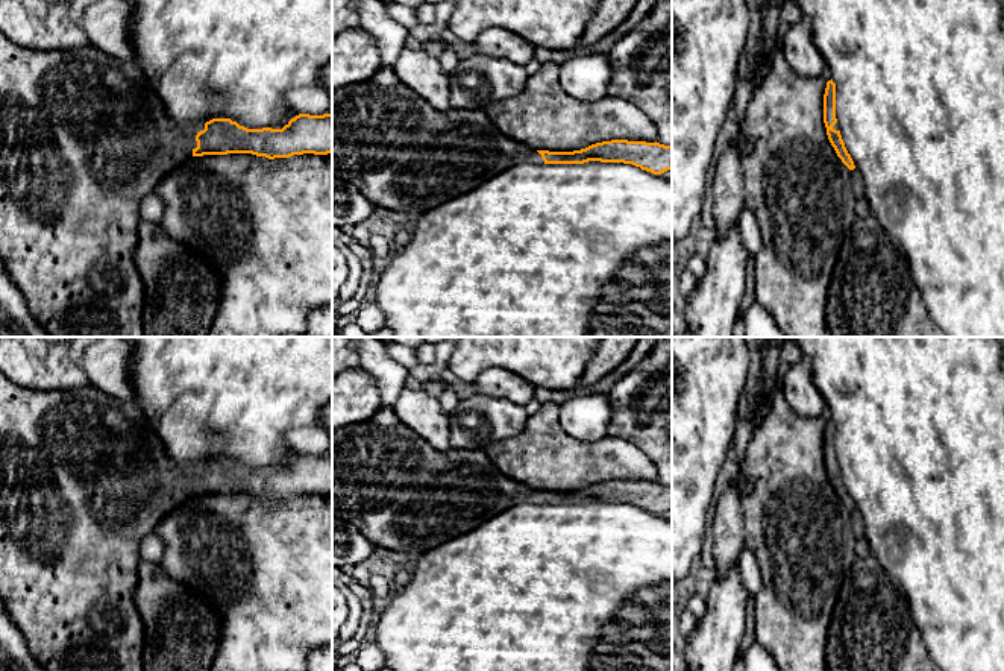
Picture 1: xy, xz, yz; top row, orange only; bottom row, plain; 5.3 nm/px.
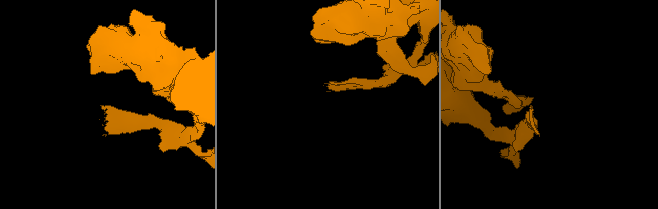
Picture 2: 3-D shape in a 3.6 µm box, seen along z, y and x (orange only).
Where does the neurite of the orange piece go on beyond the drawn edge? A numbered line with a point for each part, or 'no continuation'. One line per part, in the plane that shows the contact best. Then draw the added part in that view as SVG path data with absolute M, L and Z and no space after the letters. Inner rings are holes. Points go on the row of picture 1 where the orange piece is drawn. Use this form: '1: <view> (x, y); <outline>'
1: xy (84, 138); M0 32L0 261L50 337L144 337L144 282L133 263L141 202L168 173L193 158L196 135L203 129L203 124L193 129L177 124L133 59L112 58L91 44L73 50L30 50Z

